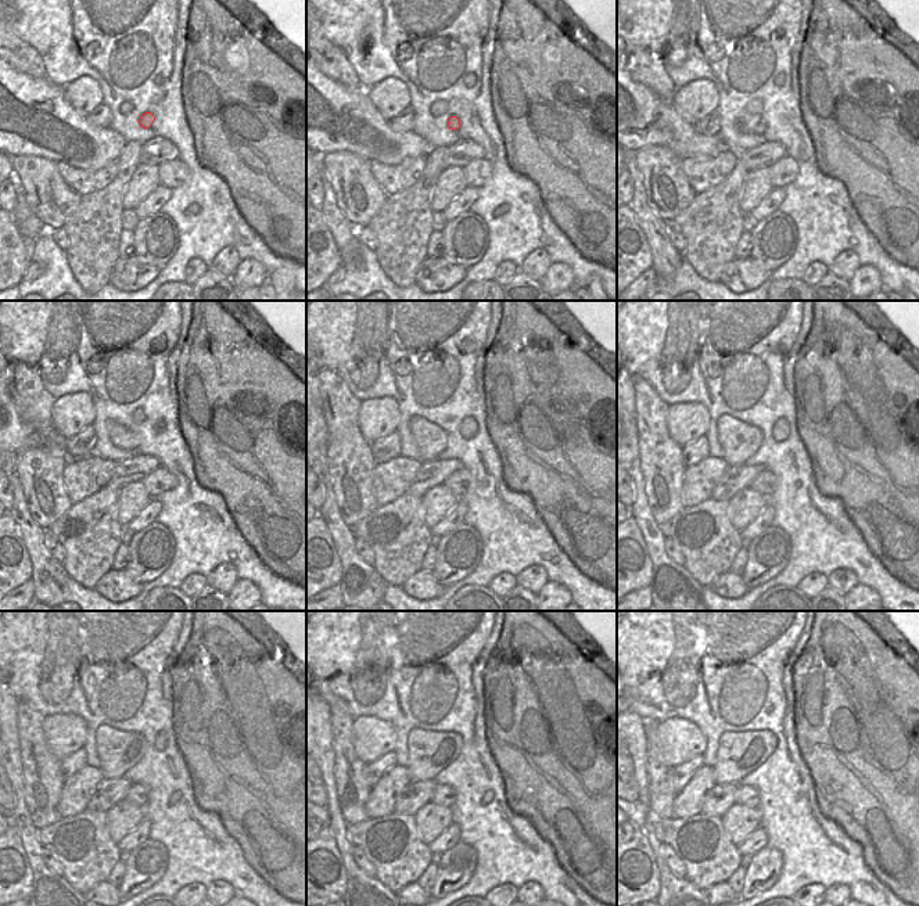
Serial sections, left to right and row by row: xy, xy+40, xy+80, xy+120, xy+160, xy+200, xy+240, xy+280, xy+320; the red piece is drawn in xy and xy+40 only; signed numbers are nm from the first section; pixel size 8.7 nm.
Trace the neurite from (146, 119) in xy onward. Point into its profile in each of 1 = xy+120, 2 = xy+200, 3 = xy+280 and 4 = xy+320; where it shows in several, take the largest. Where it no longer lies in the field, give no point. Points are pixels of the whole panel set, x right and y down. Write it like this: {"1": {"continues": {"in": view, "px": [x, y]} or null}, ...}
{"1": {"continues": {"in": "xy+120", "px": [121, 437]}}, "2": {"continues": {"in": "xy+200", "px": [739, 441]}}, "3": {"continues": {"in": "xy+280", "px": [429, 752]}}, "4": {"continues": {"in": "xy+320", "px": [739, 754]}}}

